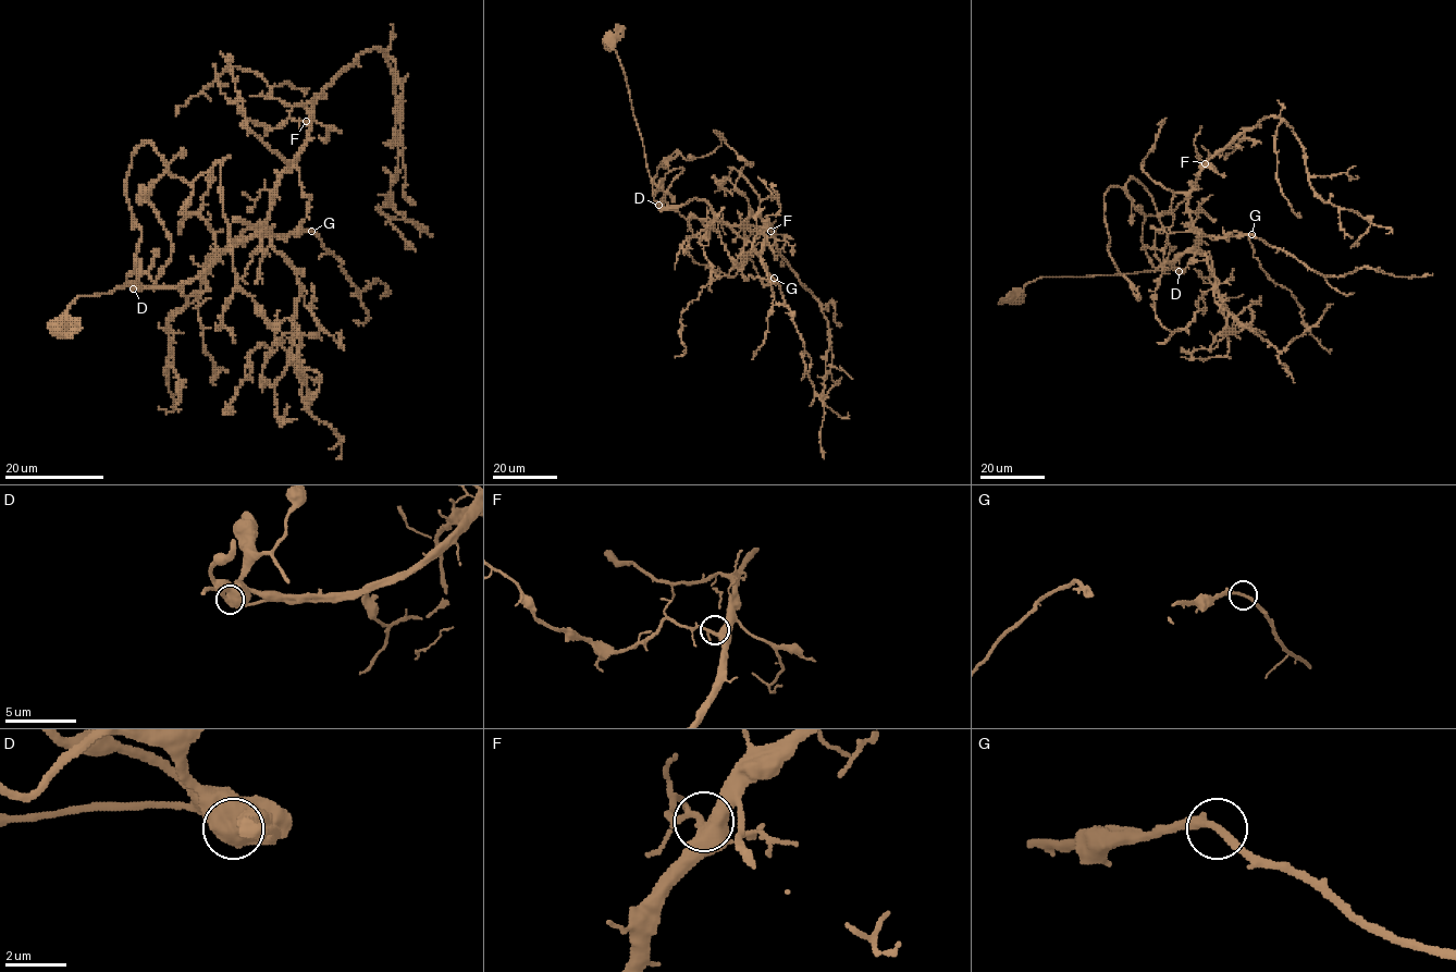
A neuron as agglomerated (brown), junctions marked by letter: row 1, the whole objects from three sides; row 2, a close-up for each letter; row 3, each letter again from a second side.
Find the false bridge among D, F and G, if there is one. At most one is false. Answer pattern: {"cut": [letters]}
{"cut": []}

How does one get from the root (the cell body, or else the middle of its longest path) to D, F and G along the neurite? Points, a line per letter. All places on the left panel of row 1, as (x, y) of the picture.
D: (61, 328), (62, 317), (77, 296), (109, 293), (126, 284), (133, 287)
F: (61, 328), (81, 295), (126, 284), (177, 286), (249, 238), (268, 217), (276, 180), (307, 138), (306, 121)
G: (61, 328), (81, 295), (126, 284), (177, 286), (261, 232), (311, 231)

